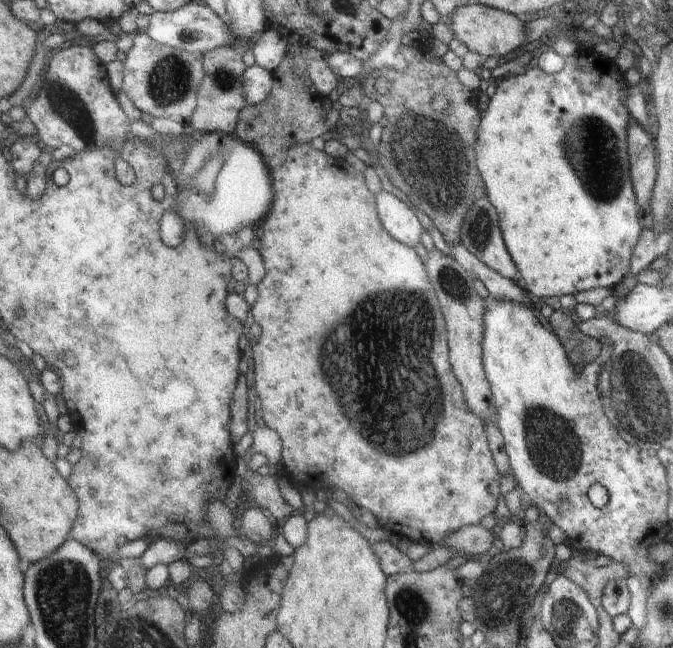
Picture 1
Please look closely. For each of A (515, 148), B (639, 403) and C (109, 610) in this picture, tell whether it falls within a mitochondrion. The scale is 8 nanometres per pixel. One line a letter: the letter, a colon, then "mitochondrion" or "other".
A: other
B: mitochondrion
C: mitochondrion

